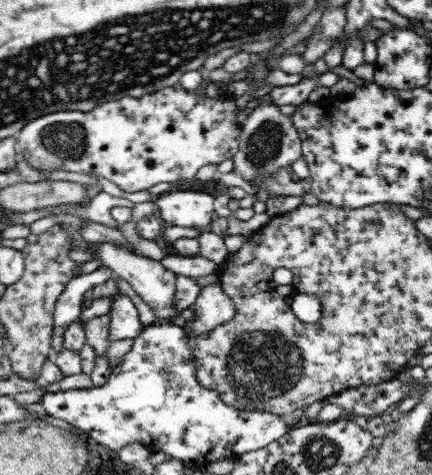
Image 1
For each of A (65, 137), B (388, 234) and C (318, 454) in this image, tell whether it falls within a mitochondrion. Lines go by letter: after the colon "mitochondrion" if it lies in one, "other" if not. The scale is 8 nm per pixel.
A: mitochondrion
B: other
C: mitochondrion

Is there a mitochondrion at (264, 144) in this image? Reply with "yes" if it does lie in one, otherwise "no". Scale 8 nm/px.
yes

